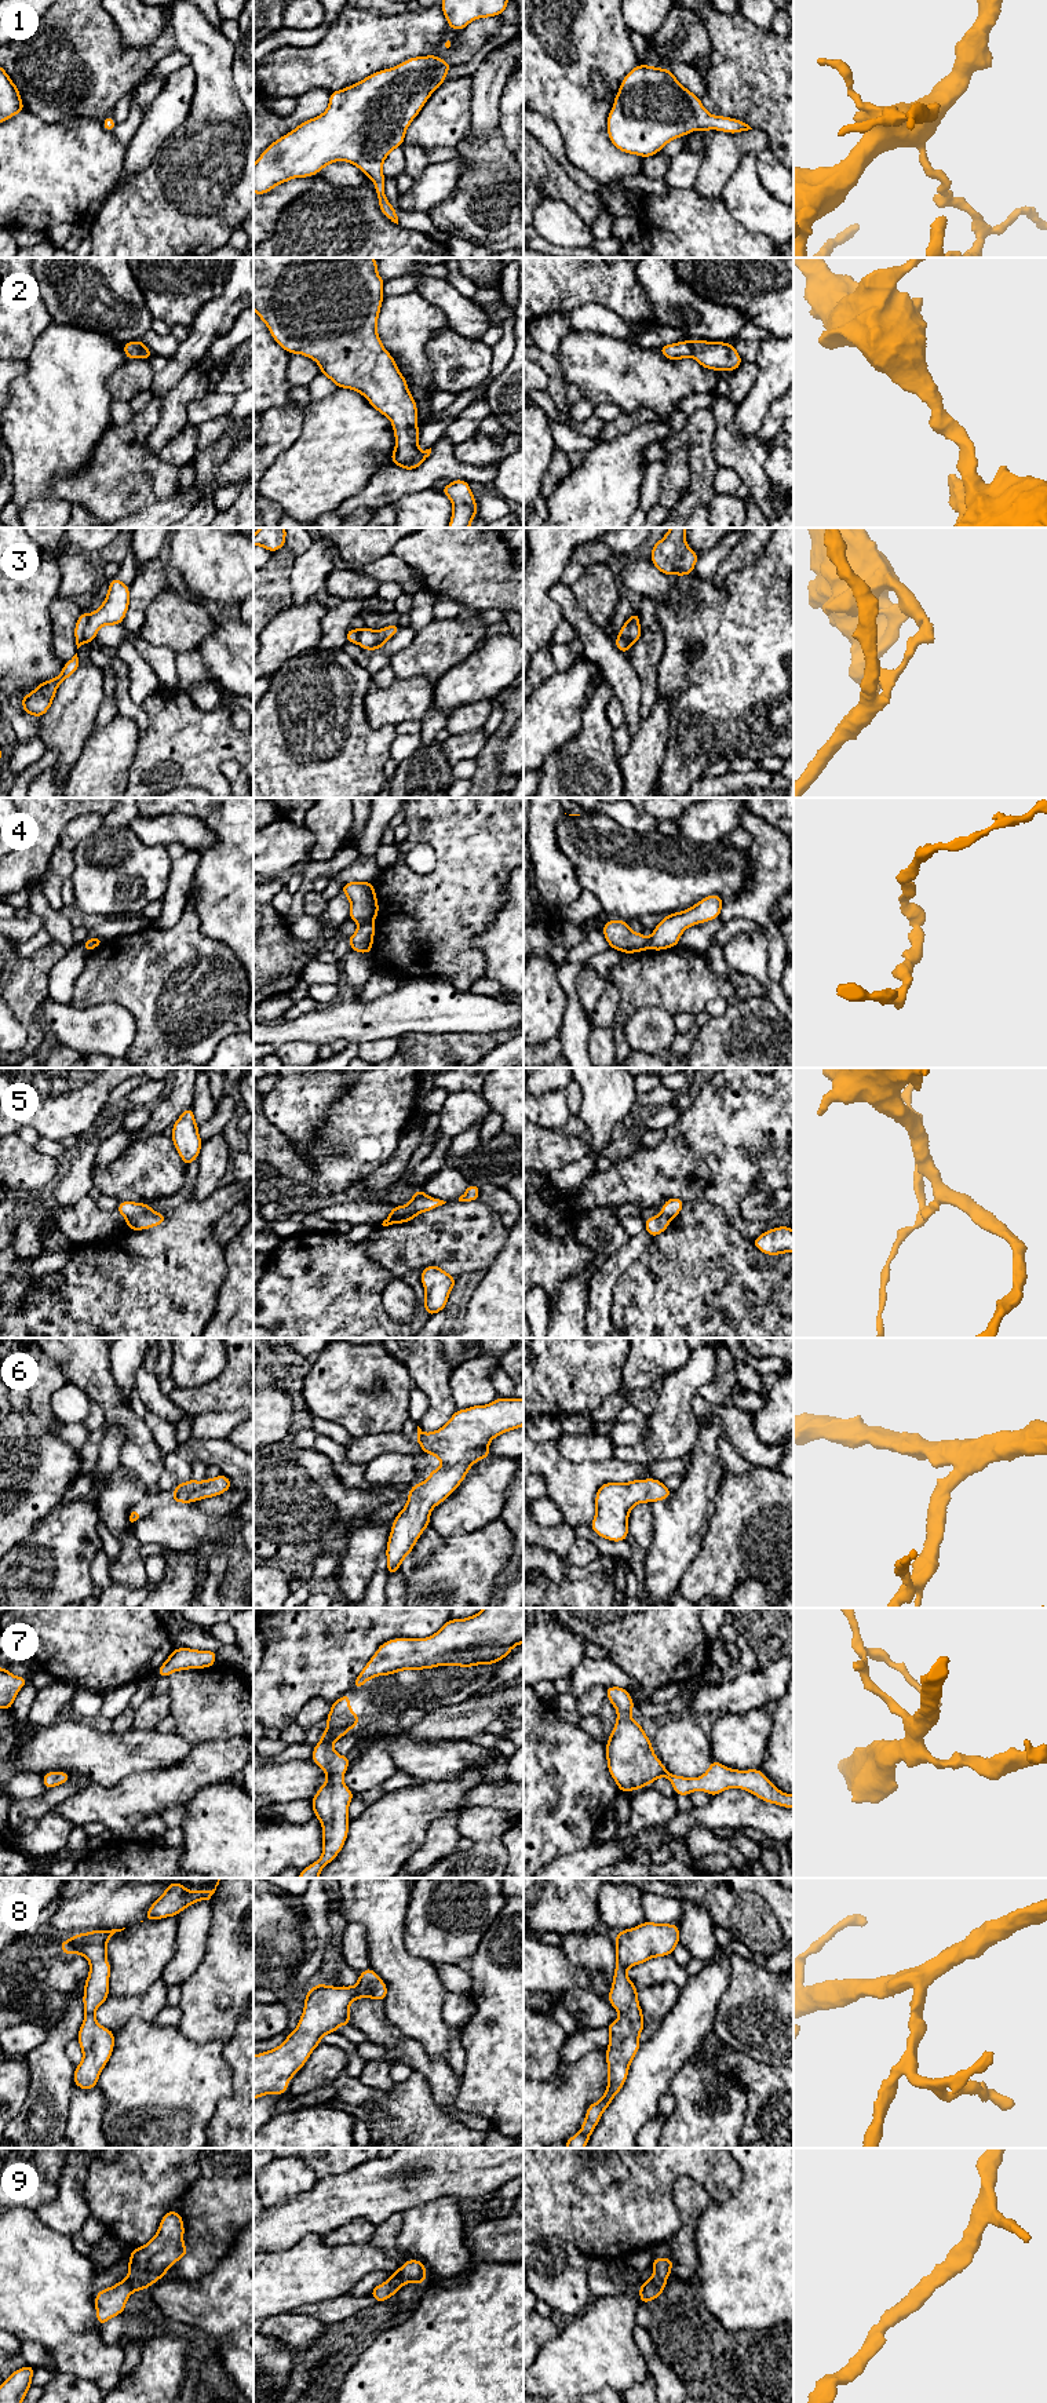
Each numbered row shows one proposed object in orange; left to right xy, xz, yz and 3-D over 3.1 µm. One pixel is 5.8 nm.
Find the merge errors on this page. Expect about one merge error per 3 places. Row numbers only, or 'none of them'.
3, 4, 5

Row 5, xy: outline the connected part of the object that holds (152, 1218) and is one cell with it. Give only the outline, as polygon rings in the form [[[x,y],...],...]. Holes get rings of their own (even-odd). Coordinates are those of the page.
[[[149,1210],[146,1214],[142,1214],[134,1219],[131,1219],[127,1225],[129,1230],[145,1230],[157,1225],[163,1225],[165,1222],[164,1213],[157,1213]]]

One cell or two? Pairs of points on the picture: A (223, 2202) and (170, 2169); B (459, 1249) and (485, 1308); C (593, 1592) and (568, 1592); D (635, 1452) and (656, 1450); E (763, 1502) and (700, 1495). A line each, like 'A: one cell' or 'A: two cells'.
A: two cells
B: two cells
C: one cell
D: one cell
E: two cells

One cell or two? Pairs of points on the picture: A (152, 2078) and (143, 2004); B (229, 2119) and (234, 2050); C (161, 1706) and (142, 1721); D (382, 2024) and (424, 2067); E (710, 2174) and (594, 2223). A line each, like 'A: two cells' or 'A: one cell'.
A: two cells
B: one cell
C: one cell
D: one cell
E: one cell

